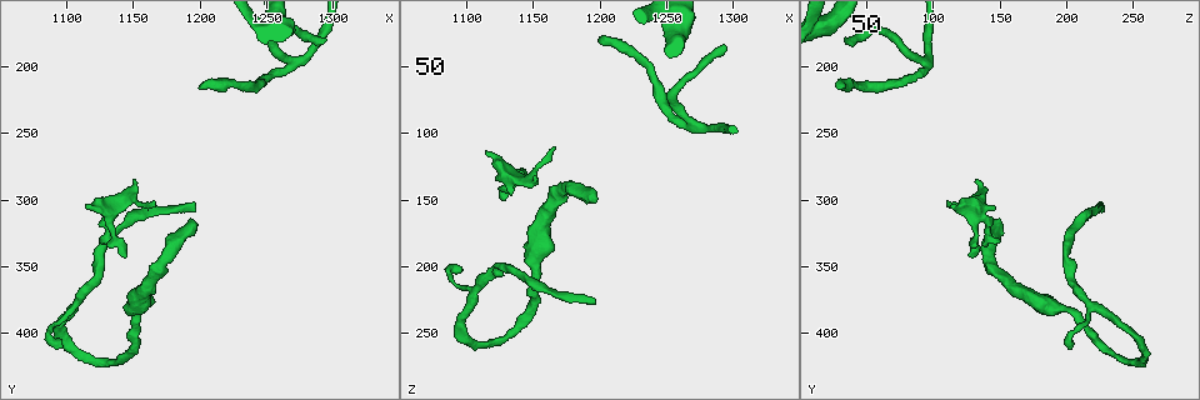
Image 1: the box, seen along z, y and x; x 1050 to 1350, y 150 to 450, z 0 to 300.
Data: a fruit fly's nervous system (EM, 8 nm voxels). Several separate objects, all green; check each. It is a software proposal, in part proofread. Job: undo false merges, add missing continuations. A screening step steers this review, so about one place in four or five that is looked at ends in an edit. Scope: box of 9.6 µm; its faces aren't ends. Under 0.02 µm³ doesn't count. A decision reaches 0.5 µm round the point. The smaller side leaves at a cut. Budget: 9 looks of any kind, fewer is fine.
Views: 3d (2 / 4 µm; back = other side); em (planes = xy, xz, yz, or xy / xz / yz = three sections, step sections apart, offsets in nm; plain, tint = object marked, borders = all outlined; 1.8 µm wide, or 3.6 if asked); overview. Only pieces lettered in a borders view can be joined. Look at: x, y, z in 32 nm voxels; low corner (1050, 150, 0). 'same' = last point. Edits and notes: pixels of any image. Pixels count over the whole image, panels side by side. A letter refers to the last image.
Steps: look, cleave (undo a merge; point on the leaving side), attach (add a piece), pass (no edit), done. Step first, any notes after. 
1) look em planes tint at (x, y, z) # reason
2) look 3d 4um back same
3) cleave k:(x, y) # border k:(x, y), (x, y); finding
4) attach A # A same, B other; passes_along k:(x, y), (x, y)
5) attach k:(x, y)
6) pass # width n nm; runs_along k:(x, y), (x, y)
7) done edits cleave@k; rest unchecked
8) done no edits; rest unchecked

look em planes borders at (1126, 332, 150) # tapers out

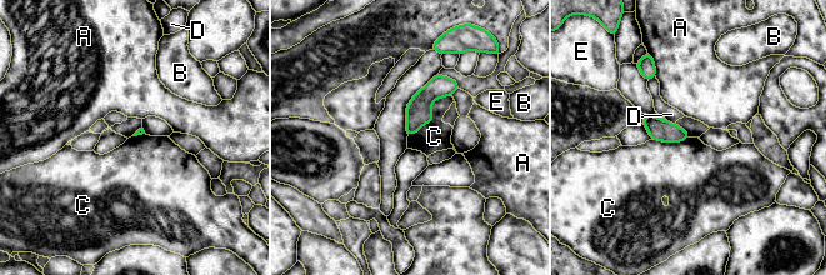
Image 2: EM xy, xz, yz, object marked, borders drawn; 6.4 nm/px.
pass # A other, B other, C other, D other, E other; runs_along 2:(451, 83), (419, 106), (409, 131); no lettered piece goes on from it

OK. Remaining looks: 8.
look 3d 4um back at (1148, 288, 132)

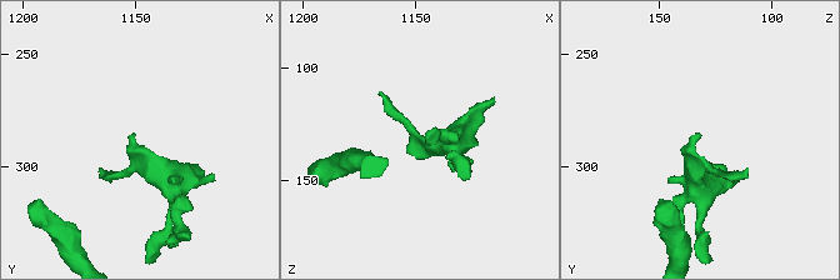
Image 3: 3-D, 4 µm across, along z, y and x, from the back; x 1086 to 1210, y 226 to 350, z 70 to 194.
look em 3.6um planes borders at (1151, 286, 132) # now the EM

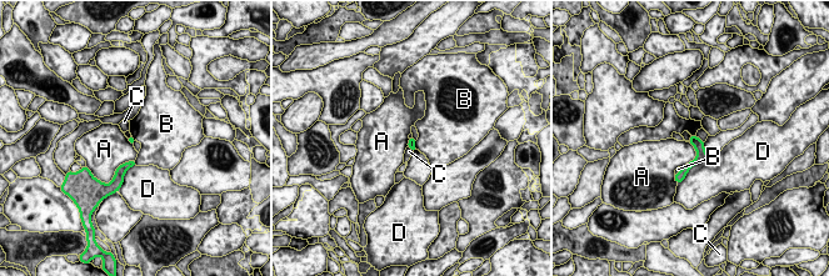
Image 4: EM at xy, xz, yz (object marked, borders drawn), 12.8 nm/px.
pass # A other, B other, C other, D other; runs_along 4:(694, 139), (699, 156), (680, 174); none of them fits

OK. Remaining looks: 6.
look em yz step 4 borders at (1196, 308, 228)

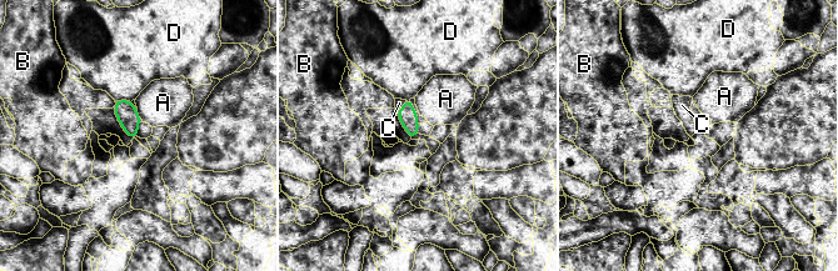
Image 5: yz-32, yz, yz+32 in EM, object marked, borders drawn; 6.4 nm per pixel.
attach C # A other, B other, C same, D other; it goes on there

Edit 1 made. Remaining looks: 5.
look overview

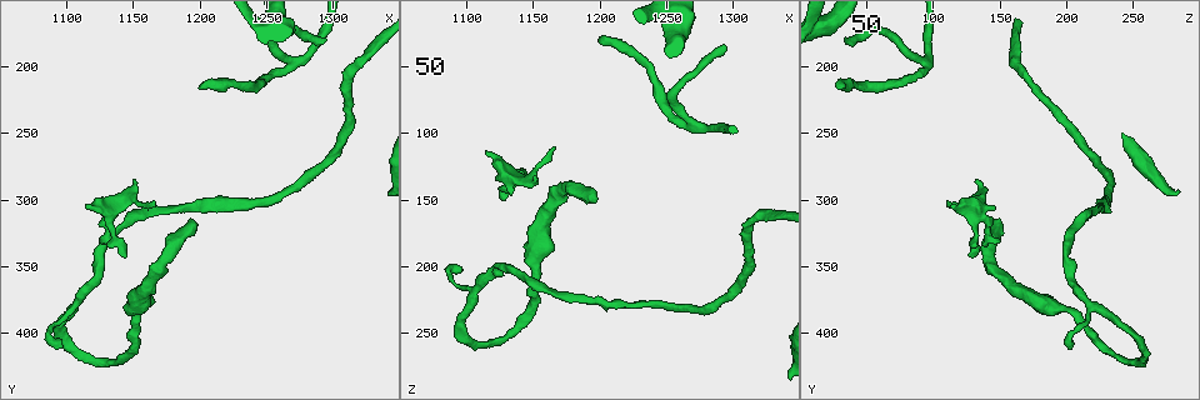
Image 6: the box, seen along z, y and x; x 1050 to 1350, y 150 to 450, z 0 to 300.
look em xz step 8 tint at (1200, 216, 30) # branch stops here

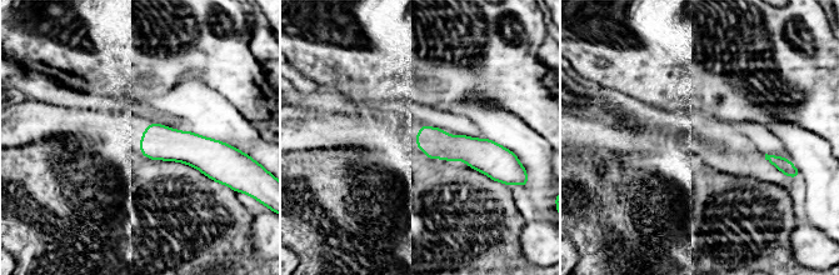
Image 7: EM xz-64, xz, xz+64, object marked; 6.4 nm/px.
look em planes borders same # another direction

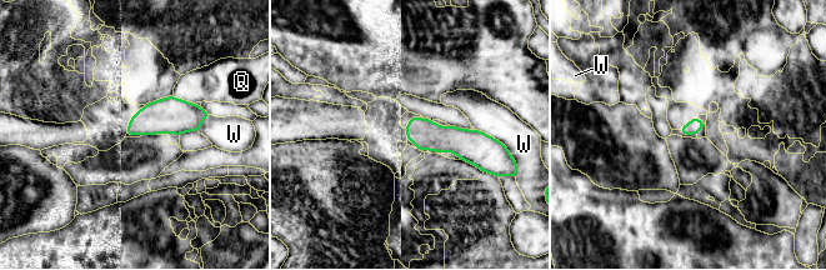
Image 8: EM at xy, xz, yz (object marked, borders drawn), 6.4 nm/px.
pass # Q other, W other; border 8:(475, 129), (496, 140); none of them fits

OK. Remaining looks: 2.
done edits attach@5; rest unchecked

